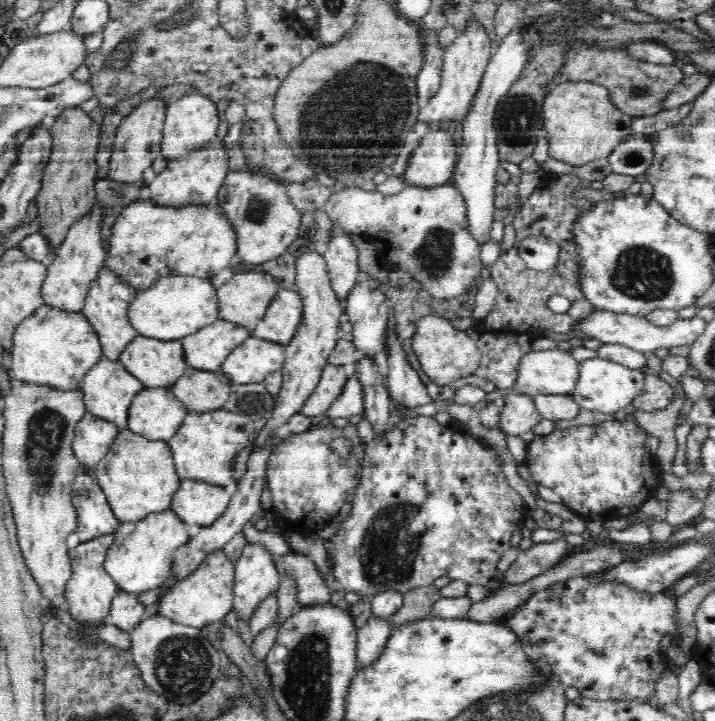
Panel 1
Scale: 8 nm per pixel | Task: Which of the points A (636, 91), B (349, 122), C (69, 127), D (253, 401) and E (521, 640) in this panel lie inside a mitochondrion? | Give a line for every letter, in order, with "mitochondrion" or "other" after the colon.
A: mitochondrion
B: mitochondrion
C: other
D: mitochondrion
E: other

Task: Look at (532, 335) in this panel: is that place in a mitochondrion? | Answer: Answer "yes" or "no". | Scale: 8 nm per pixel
no

